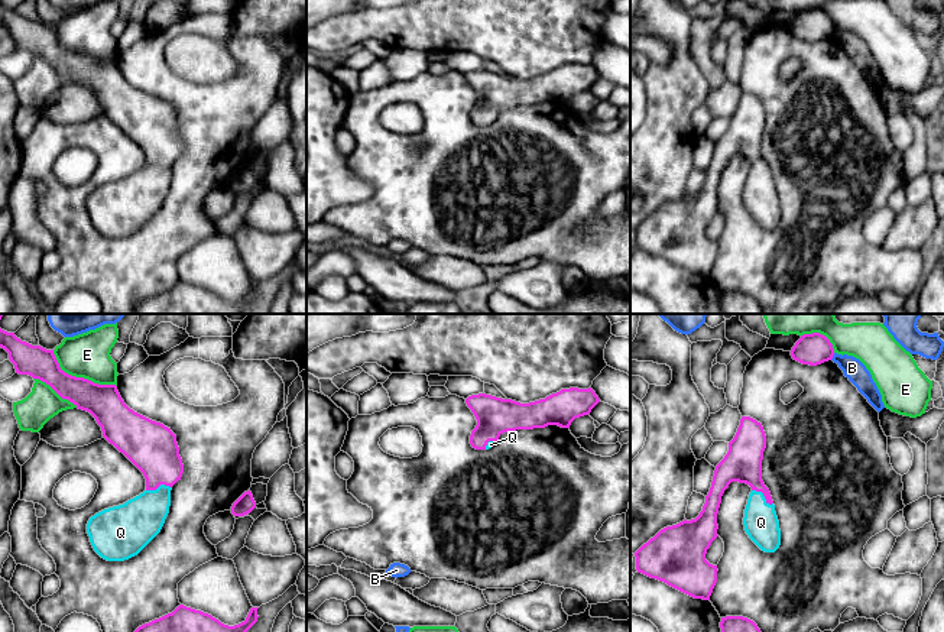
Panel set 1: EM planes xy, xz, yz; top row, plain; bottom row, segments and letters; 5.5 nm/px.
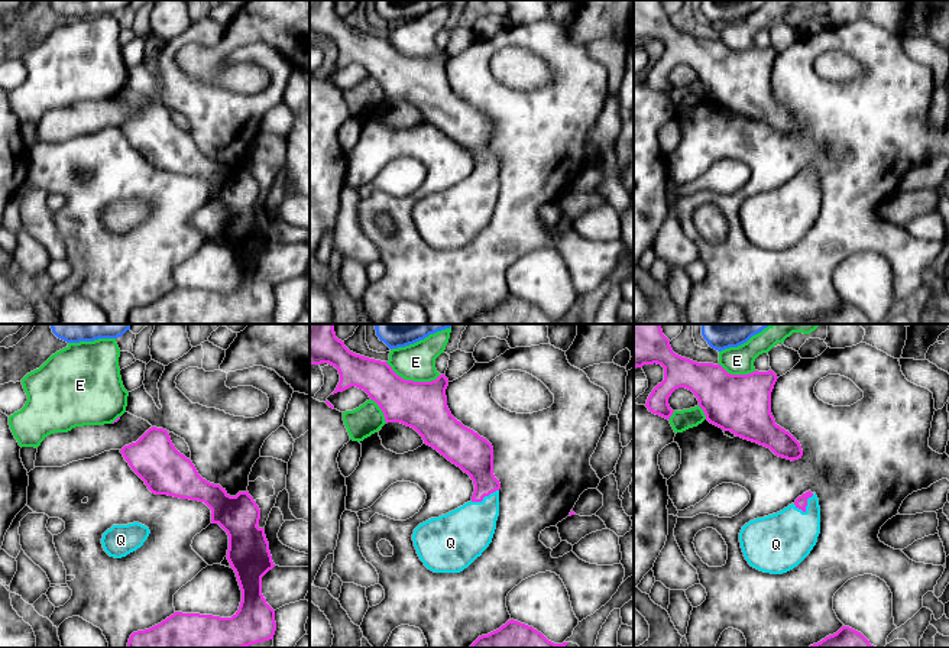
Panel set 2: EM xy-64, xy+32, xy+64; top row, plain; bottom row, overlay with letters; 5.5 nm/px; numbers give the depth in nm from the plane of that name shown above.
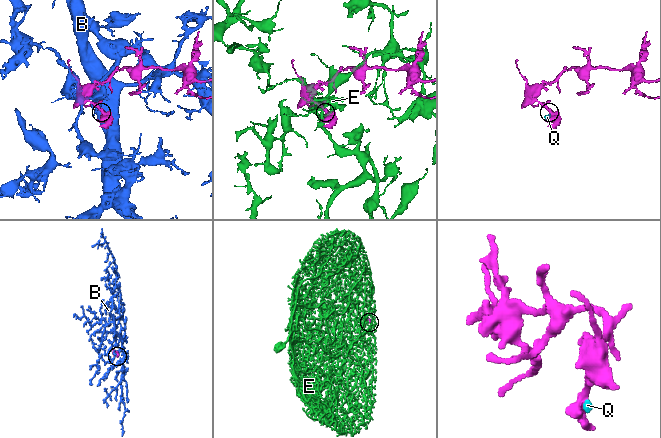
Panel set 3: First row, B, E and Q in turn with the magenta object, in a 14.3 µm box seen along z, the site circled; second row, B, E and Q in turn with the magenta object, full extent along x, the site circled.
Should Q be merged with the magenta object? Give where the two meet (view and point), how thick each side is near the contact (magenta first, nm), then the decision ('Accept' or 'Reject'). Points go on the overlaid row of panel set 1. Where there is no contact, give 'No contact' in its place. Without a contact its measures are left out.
Touches magenta at yz (764, 495). Thickness 200 nm (magenta) against 190 nm. Accept

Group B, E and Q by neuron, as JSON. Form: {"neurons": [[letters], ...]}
{"neurons": [["B"], ["E"], ["Q"]]}

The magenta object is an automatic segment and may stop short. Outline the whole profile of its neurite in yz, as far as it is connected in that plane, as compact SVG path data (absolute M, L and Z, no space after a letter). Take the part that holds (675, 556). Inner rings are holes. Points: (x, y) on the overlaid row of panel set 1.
M742 417L729 451L716 466L703 511L695 519L661 529L636 552L636 570L694 597L710 600L717 583L717 565L705 560L717 535L721 496L731 482L752 487L743 525L749 538L765 552L781 545L779 521L769 489L762 480L766 435L760 422Z

